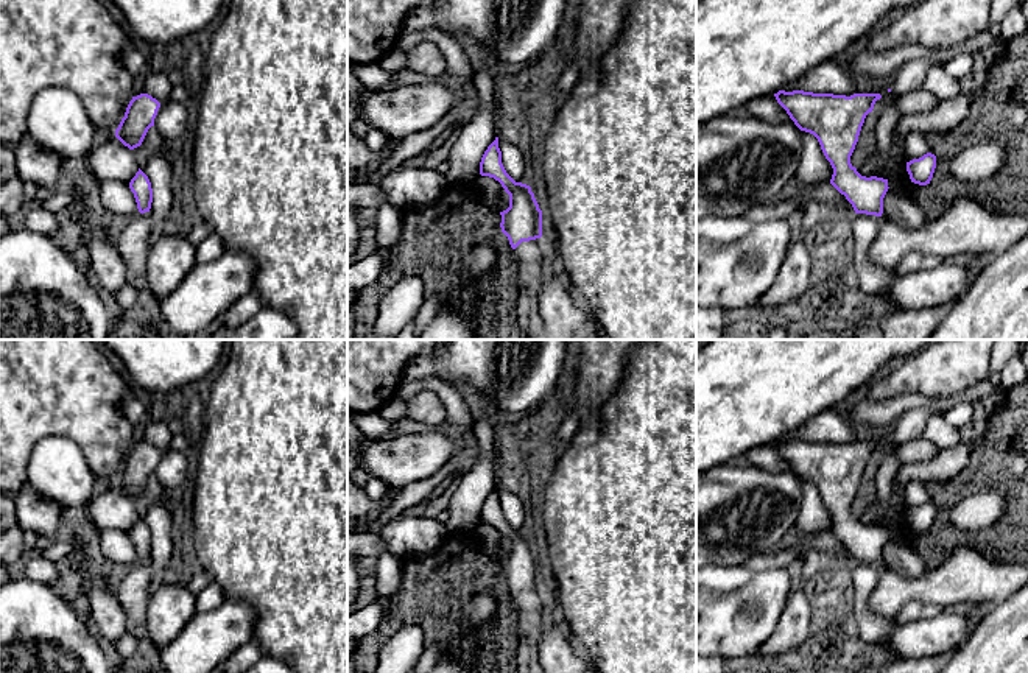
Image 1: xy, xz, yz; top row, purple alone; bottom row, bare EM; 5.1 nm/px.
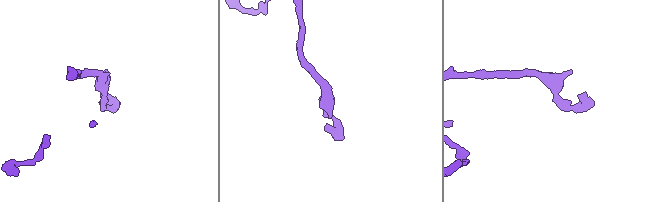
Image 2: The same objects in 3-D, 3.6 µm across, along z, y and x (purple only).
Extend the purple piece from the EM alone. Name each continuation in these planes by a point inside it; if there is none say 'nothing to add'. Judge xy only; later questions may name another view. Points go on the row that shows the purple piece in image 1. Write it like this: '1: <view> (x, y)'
nothing to add

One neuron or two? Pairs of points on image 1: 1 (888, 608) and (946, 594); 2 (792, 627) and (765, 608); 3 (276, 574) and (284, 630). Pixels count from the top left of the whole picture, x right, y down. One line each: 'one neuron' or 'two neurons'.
1: one neuron
2: two neurons
3: one neuron

